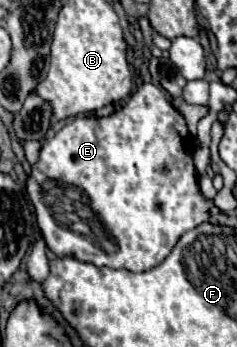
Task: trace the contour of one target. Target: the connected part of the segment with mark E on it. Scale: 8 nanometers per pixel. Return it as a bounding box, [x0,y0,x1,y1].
[27,83,213,271]

